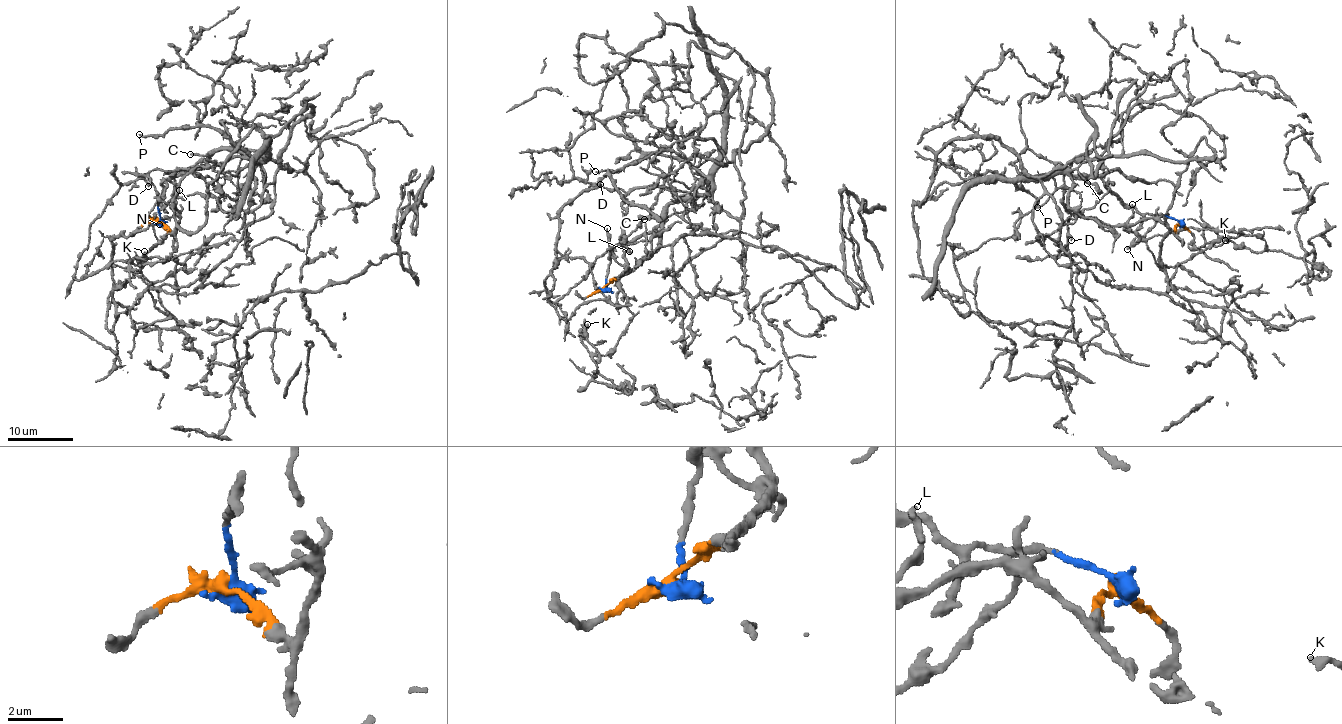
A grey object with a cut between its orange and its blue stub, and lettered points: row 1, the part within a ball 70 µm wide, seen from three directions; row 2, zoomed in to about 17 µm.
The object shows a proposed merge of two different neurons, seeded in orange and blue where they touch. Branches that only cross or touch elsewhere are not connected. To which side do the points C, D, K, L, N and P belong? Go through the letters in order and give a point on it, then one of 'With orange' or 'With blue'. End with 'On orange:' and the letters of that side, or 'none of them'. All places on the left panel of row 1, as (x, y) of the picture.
C: Place: (190, 154). With blue
D: Place: (148, 186). With orange
K: Place: (144, 251). With orange
L: Place: (179, 190). With orange
N: Place: (159, 224). With orange
P: Place: (139, 134). With blue
On orange: D, K, L, N

